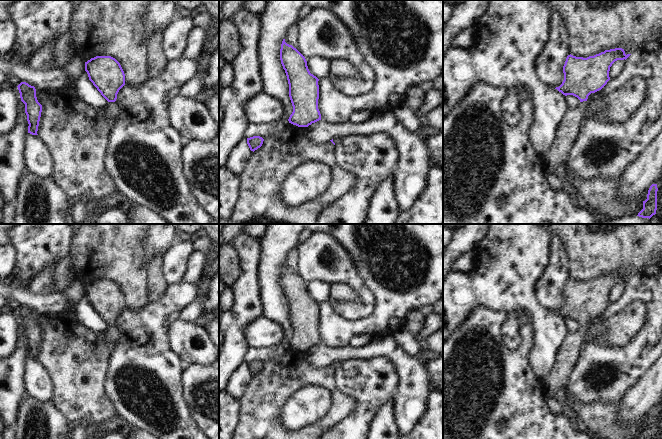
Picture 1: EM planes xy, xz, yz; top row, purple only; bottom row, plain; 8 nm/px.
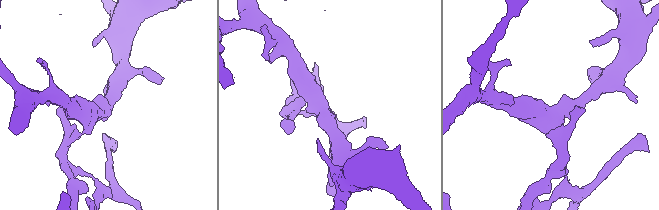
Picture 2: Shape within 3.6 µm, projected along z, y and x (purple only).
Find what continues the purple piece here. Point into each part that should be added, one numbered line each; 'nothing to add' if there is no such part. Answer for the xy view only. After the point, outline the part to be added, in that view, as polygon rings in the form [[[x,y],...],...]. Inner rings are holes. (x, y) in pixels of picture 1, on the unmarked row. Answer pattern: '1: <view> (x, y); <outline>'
1: xy (112, 333); [[[109,326],[105,330],[105,334],[106,343],[108,343],[111,346],[111,351],[115,350],[118,337],[120,335],[117,326]]]

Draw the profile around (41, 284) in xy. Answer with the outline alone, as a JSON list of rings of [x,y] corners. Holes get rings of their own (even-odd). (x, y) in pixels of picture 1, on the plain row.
[[[56,261],[41,270],[34,278],[28,282],[27,289],[33,294],[46,295],[55,293],[52,287],[52,276],[53,270],[58,263],[59,262]]]

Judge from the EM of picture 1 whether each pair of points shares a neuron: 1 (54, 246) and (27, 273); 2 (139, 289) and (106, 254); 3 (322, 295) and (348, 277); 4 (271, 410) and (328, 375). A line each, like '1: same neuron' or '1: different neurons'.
1: same neuron
2: same neuron
3: different neurons
4: same neuron

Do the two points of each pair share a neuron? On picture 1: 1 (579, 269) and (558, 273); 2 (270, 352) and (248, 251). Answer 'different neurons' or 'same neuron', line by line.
1: different neurons
2: different neurons

